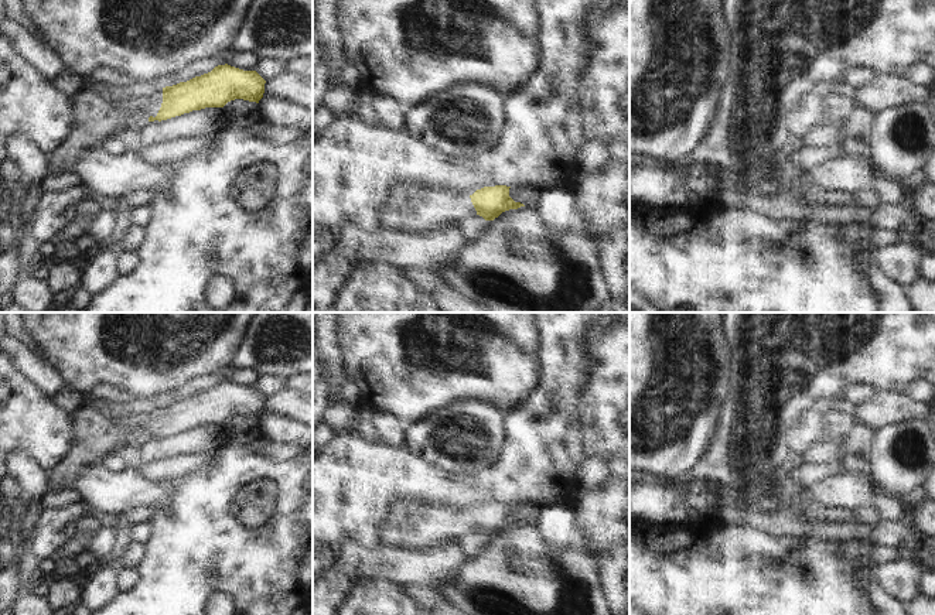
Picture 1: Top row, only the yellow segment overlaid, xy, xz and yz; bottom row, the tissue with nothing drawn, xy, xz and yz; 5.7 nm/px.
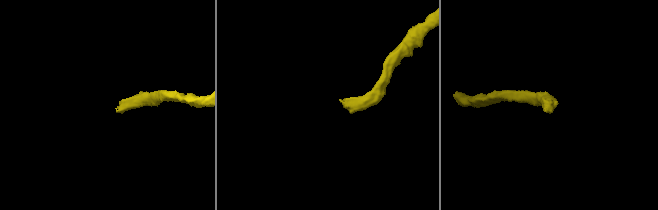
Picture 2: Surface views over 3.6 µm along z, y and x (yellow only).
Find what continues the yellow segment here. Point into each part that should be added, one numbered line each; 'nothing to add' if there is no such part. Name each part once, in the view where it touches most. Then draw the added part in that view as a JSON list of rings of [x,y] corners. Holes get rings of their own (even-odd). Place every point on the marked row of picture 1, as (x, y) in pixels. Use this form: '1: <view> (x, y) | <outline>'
1: xy (95, 119) | [[[150,88],[147,95],[120,103],[103,100],[83,89],[71,100],[75,124],[48,156],[45,177],[69,172],[85,151],[116,131],[133,127],[132,117],[139,117],[143,123],[147,123],[150,116],[156,117],[163,103],[163,89]]]

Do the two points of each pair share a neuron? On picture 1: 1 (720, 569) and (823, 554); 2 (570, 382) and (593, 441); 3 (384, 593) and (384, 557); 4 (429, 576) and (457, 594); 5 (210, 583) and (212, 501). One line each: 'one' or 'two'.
1: one
2: two
3: two
4: two
5: one

